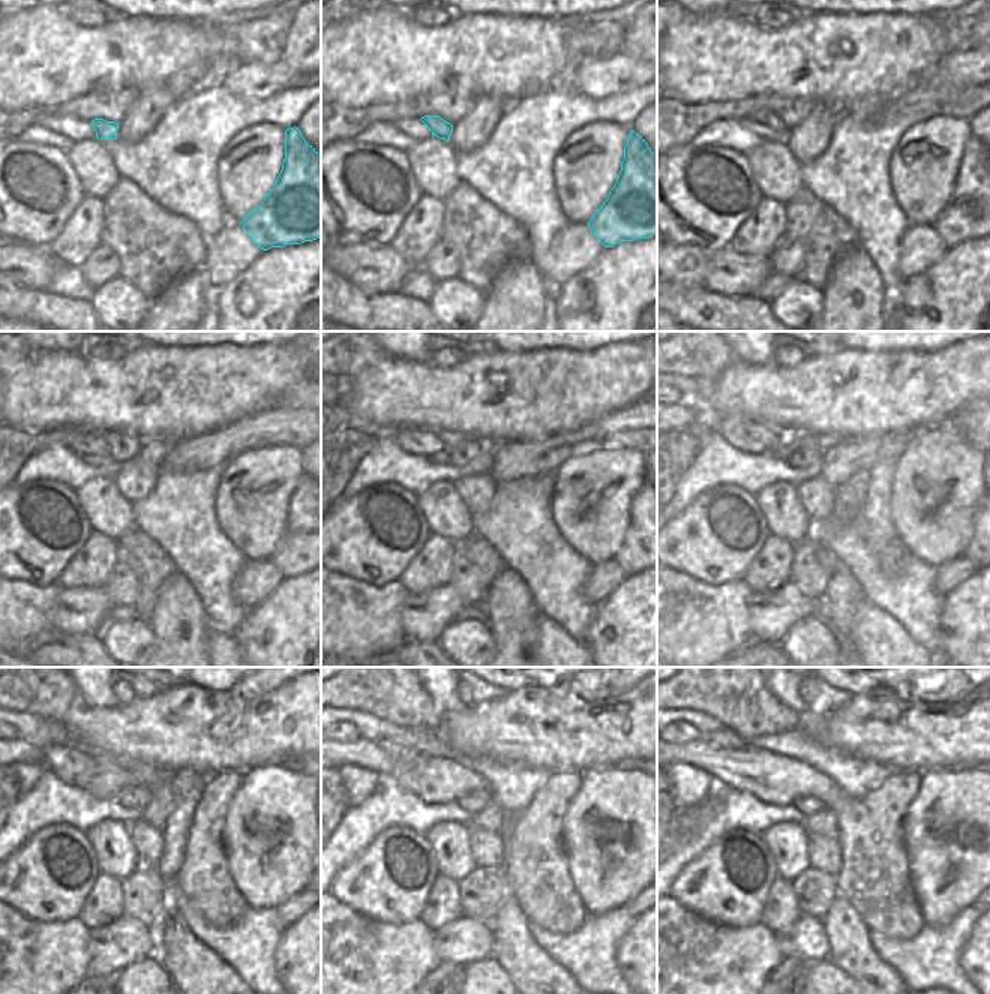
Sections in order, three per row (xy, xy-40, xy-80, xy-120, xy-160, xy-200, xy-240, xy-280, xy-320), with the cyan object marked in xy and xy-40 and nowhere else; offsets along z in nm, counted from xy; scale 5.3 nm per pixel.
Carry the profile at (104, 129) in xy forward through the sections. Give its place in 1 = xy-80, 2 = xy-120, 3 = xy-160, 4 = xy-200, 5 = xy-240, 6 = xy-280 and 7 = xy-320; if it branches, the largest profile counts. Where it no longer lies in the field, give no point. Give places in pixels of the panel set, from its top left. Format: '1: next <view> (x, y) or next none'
1: next xy-80 (767, 117)
2: next xy-120 (89, 444)
3: next xy-160 (423, 441)
4: next xy-200 (744, 434)
5: next xy-240 (72, 766)
6: next xy-280 (404, 757)
7: next xy-320 (725, 738)

